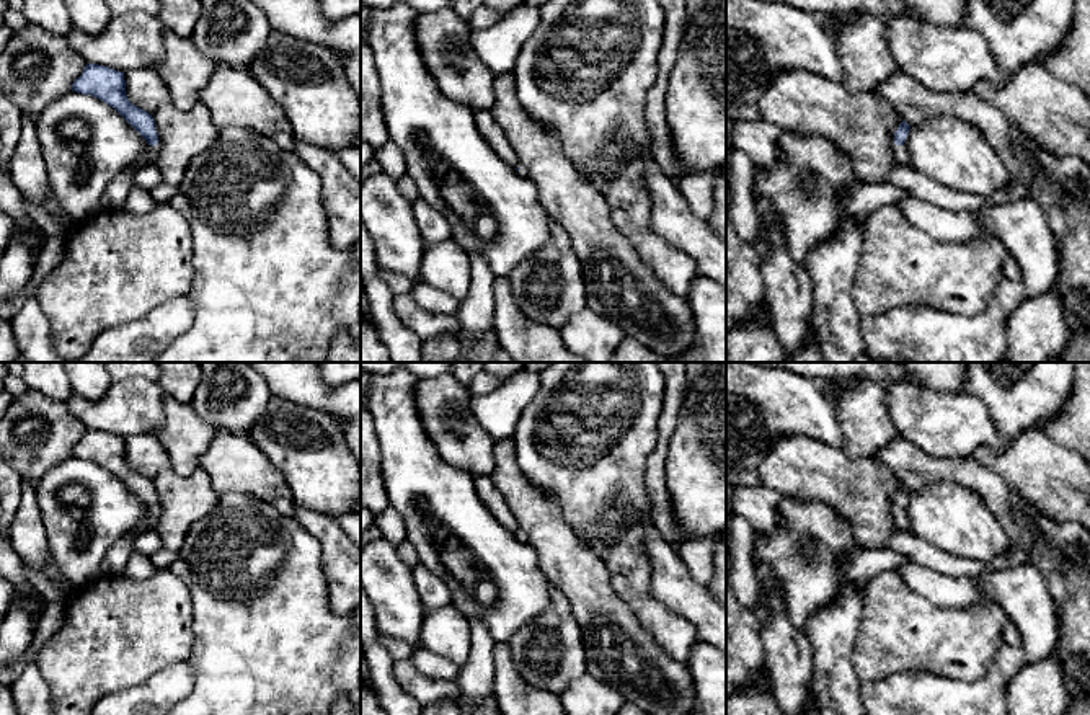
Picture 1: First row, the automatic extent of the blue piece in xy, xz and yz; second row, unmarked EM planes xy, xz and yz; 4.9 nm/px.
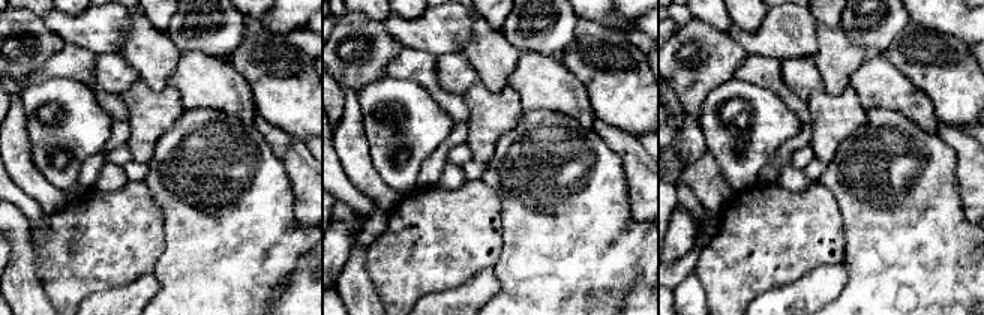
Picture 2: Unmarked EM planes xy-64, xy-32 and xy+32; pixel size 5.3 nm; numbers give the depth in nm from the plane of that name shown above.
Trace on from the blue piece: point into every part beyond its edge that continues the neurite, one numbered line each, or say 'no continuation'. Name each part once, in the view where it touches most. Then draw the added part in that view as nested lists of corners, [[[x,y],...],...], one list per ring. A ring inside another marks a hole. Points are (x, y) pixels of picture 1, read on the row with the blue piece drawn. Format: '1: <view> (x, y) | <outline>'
1: yz (903, 157) | [[[896,145],[896,157],[901,167],[911,167],[909,153],[904,145]]]

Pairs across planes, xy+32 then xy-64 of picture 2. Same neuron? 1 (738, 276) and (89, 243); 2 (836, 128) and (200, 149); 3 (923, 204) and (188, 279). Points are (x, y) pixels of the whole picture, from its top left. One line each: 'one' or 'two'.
1: one
2: two
3: one

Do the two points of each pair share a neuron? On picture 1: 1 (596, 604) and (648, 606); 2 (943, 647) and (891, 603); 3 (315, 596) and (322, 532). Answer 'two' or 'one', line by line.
1: two
2: one
3: two

